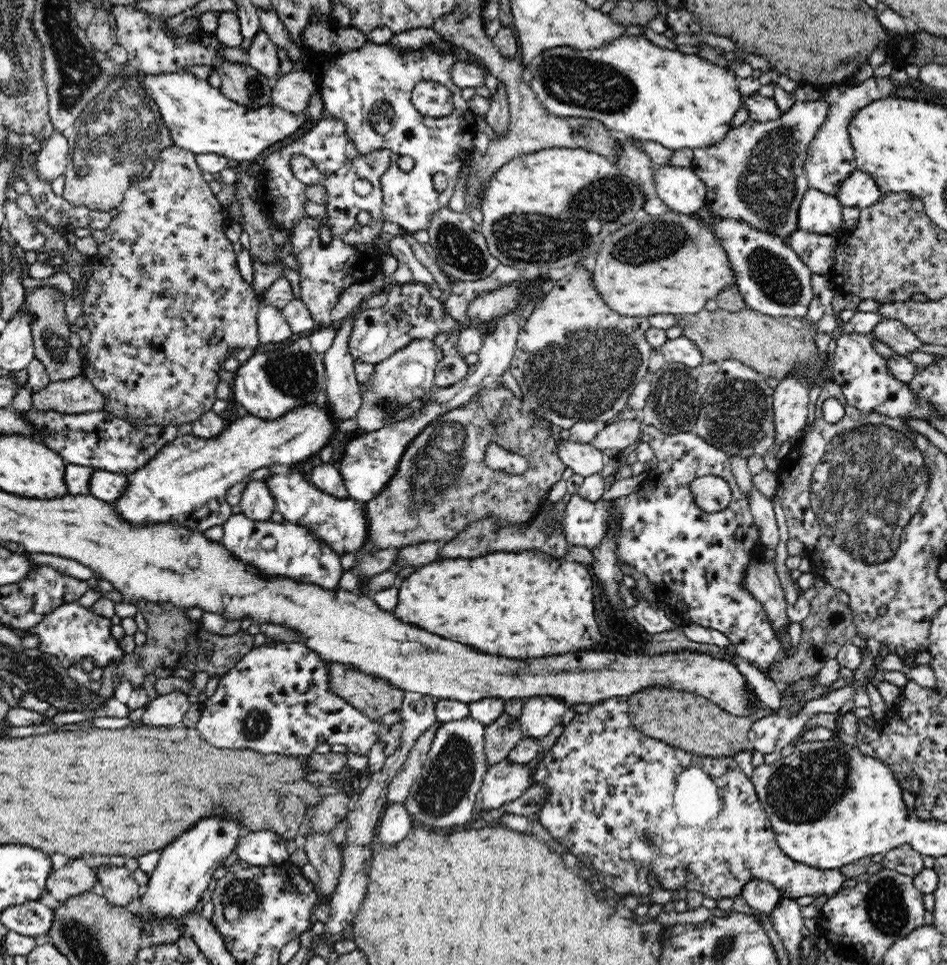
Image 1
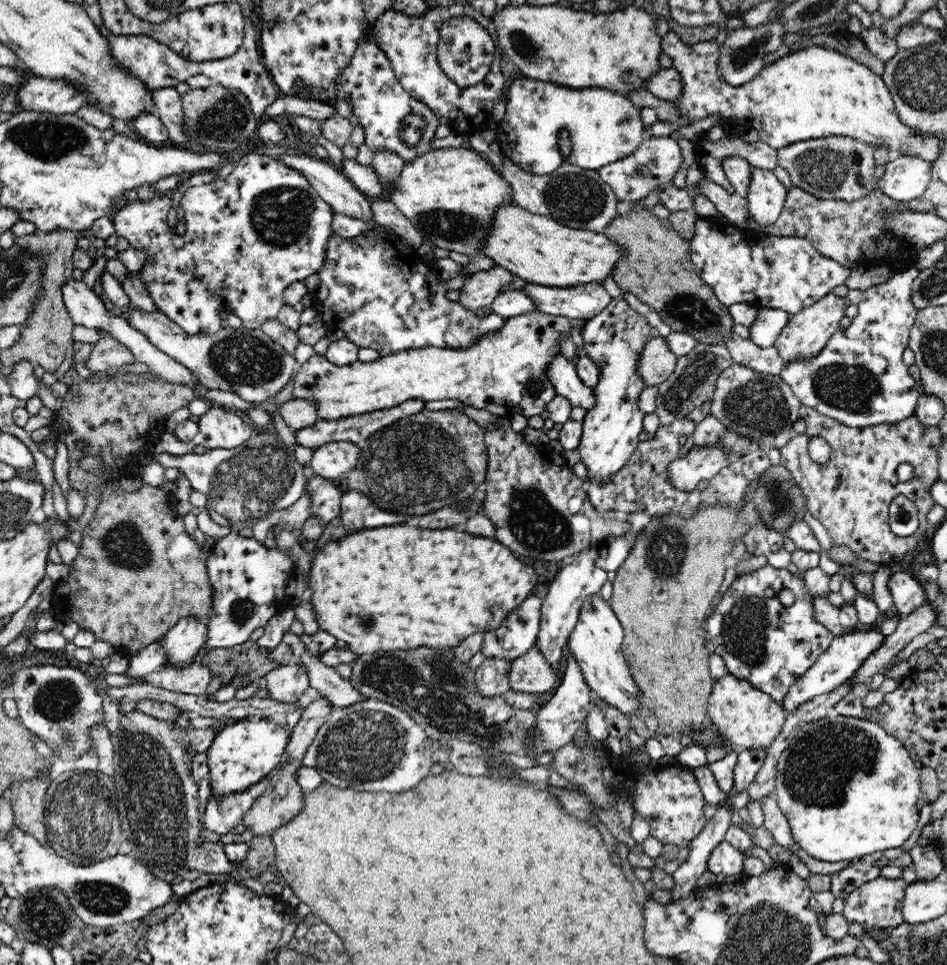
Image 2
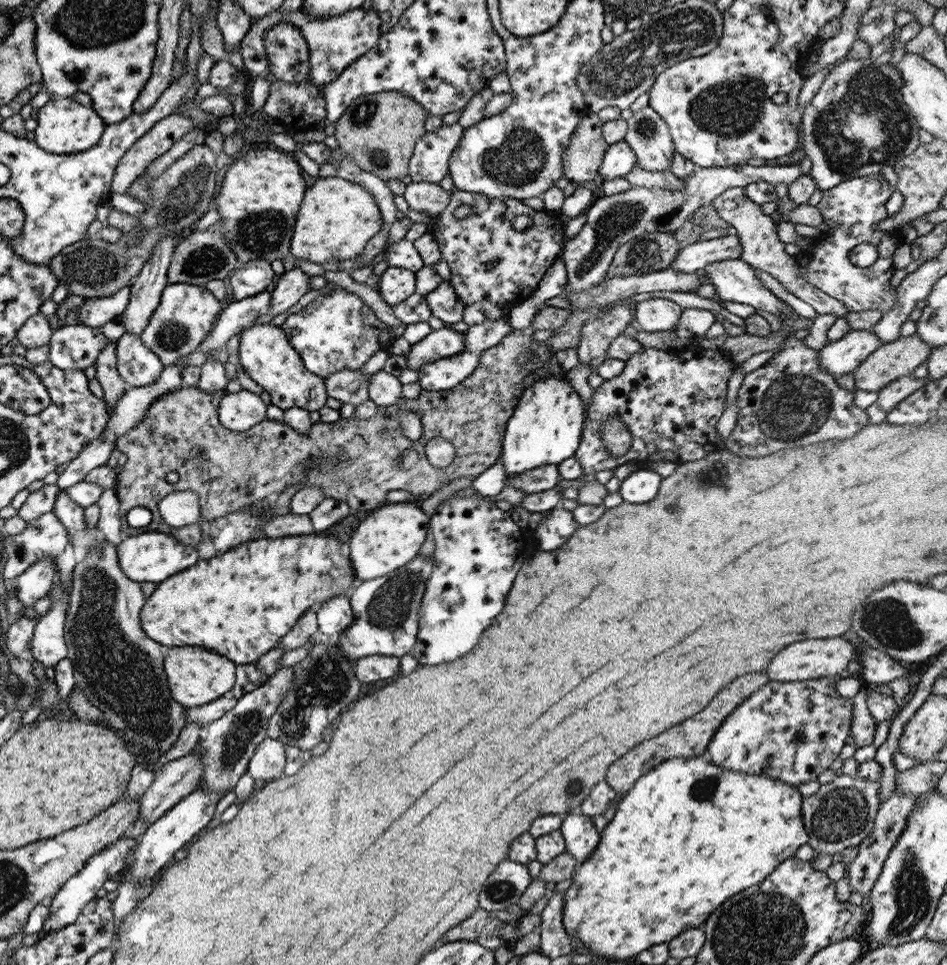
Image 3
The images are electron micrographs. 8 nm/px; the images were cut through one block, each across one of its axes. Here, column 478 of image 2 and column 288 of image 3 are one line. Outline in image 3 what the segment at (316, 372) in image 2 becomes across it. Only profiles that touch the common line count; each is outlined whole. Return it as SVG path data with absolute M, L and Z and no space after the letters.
M269 323L253 325L239 333L236 362L244 373L269 395L269 402L282 411L287 408L303 408L309 413L319 411L327 400L324 379L309 372L299 353L289 344L289 339L278 327Z

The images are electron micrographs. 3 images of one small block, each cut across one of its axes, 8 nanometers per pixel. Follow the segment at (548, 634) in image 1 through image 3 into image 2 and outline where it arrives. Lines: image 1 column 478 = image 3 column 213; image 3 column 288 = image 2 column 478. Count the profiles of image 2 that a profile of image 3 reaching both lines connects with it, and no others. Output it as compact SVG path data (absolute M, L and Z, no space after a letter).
M404 523L380 528L362 528L362 530L347 530L339 539L331 540L323 547L315 547L312 553L310 569L306 584L312 590L310 603L316 615L316 621L323 632L328 632L334 639L341 640L348 645L348 651L354 655L373 654L379 651L408 651L422 646L438 649L454 649L458 647L466 636L481 631L492 631L501 626L509 616L514 606L518 606L534 588L536 572L526 563L520 562L508 547L496 538L481 537L470 534L460 528L446 527L442 529L420 528L415 523Z

